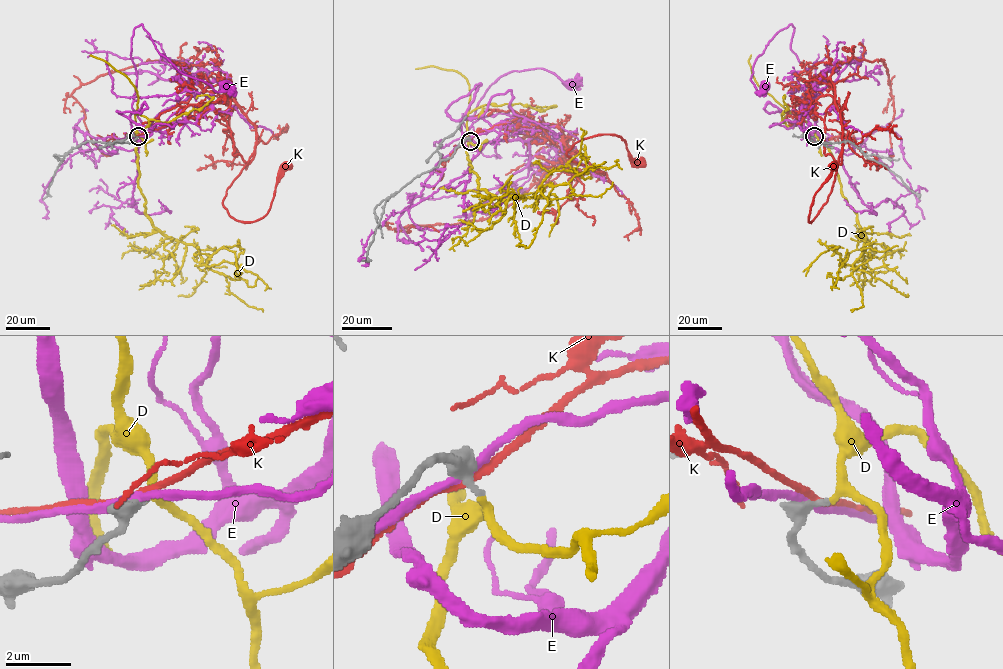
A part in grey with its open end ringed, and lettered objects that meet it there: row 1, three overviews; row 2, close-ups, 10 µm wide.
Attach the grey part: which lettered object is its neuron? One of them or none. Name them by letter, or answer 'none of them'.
D

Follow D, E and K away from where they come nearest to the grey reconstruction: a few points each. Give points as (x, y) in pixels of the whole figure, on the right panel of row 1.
D: (814, 136), (820, 132), (826, 141), (841, 193), (865, 234), (860, 257), (852, 265), (840, 262), (839, 288)
E: (812, 136), (804, 130), (822, 135), (791, 24), (753, 68), (757, 91), (765, 85)
K: (813, 136), (792, 107), (830, 94), (839, 112), (842, 151), (826, 202), (809, 222), (815, 193), (834, 165)

